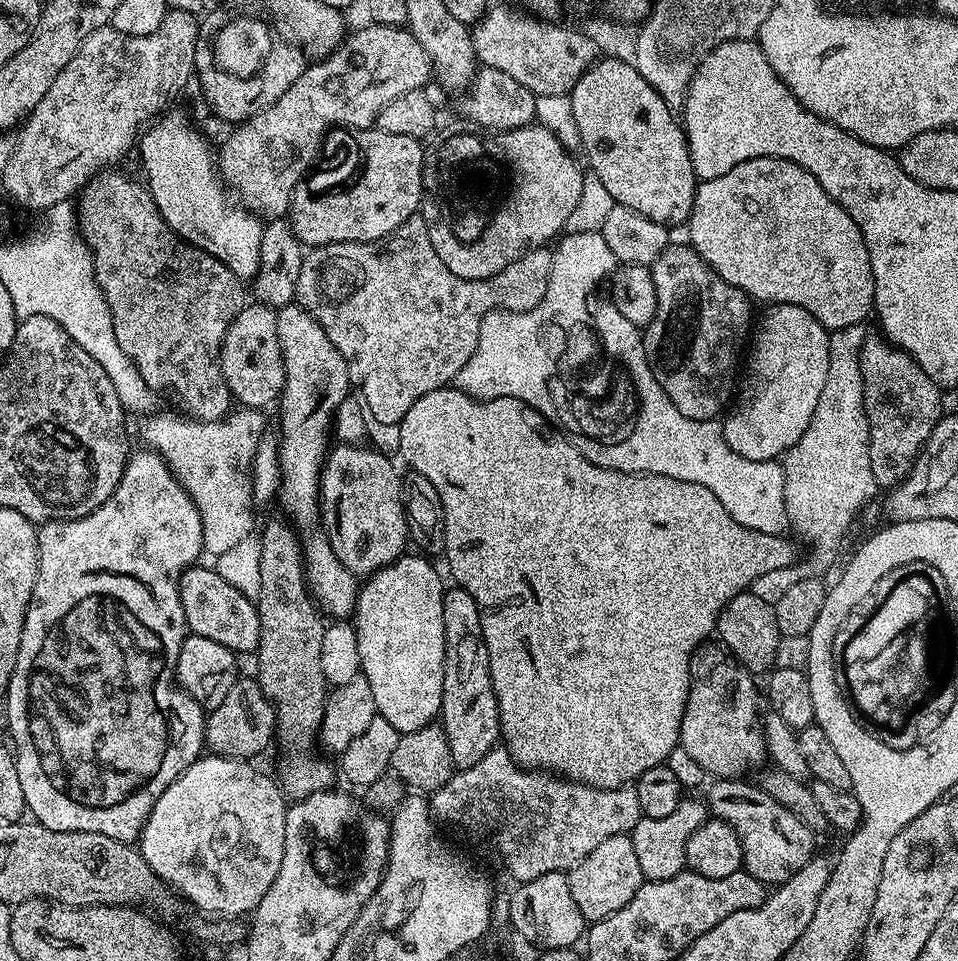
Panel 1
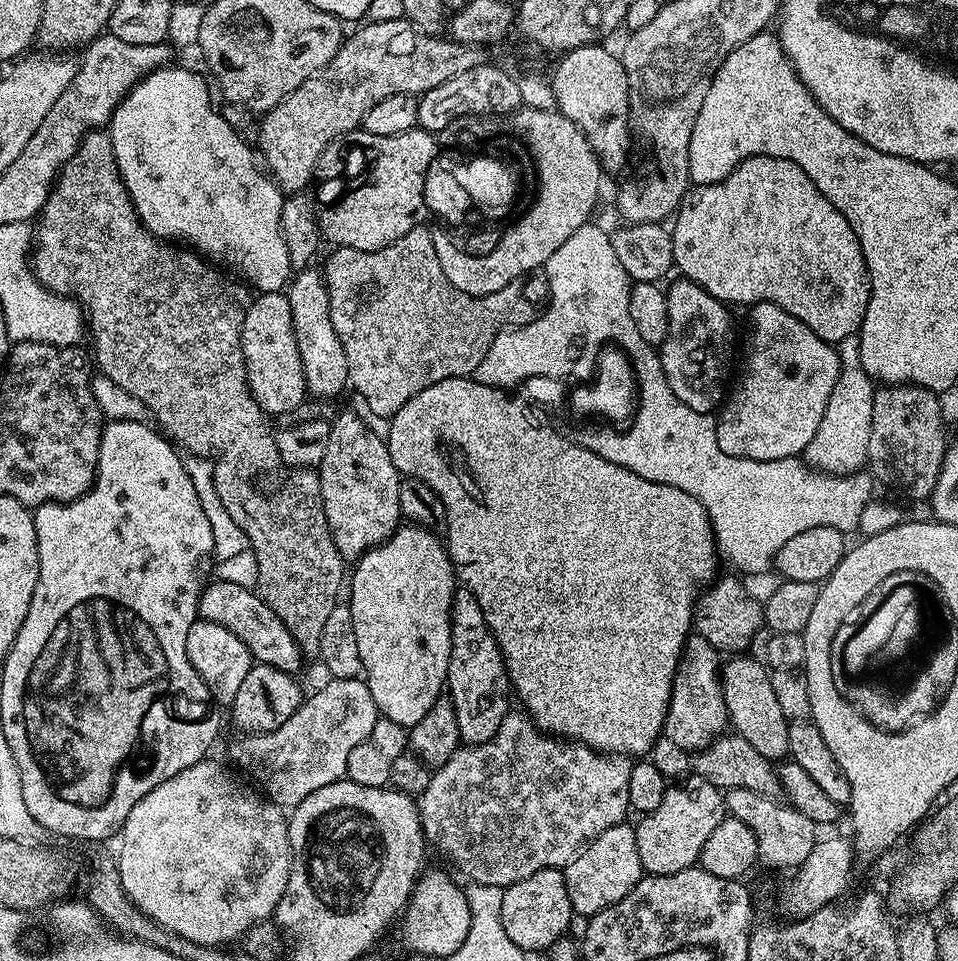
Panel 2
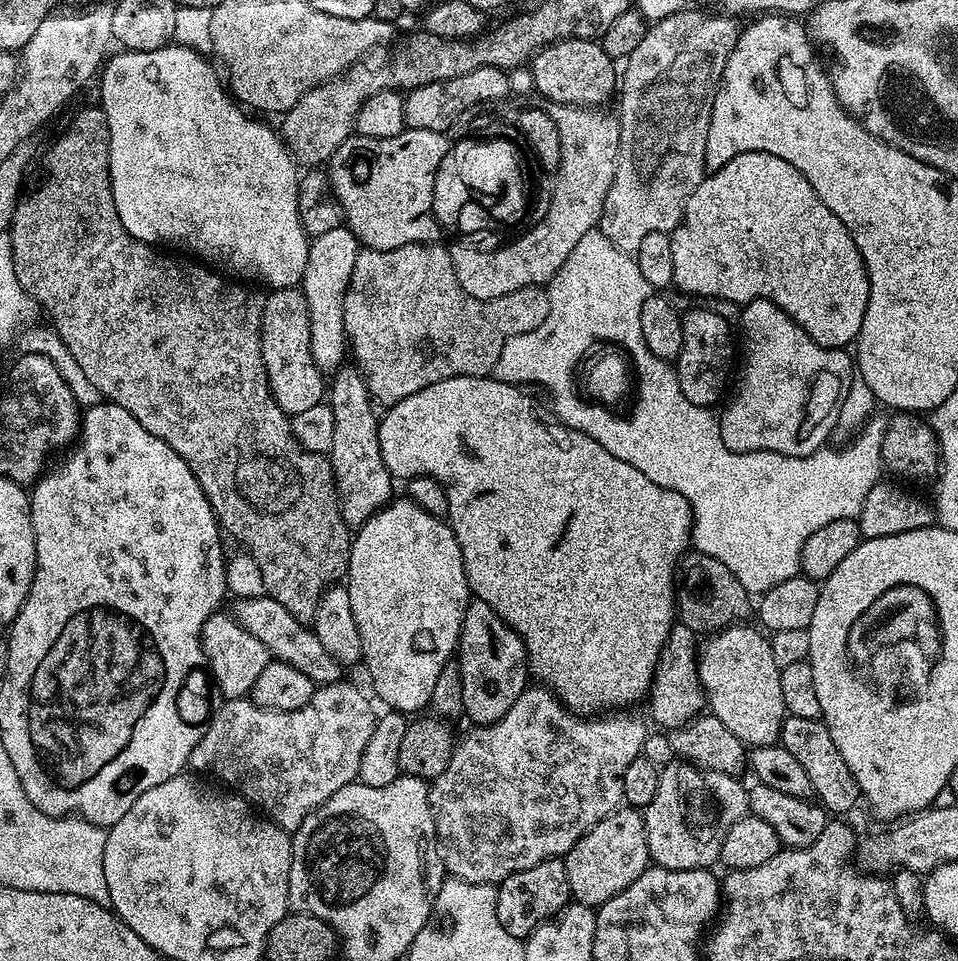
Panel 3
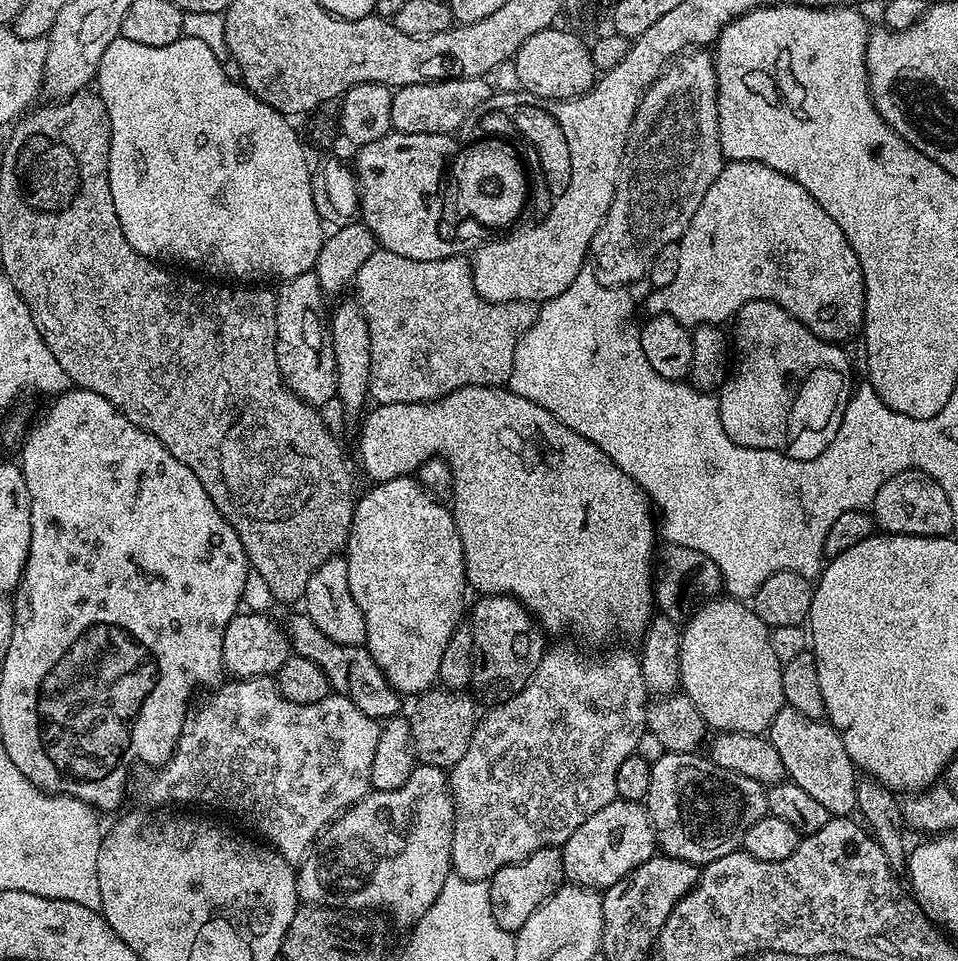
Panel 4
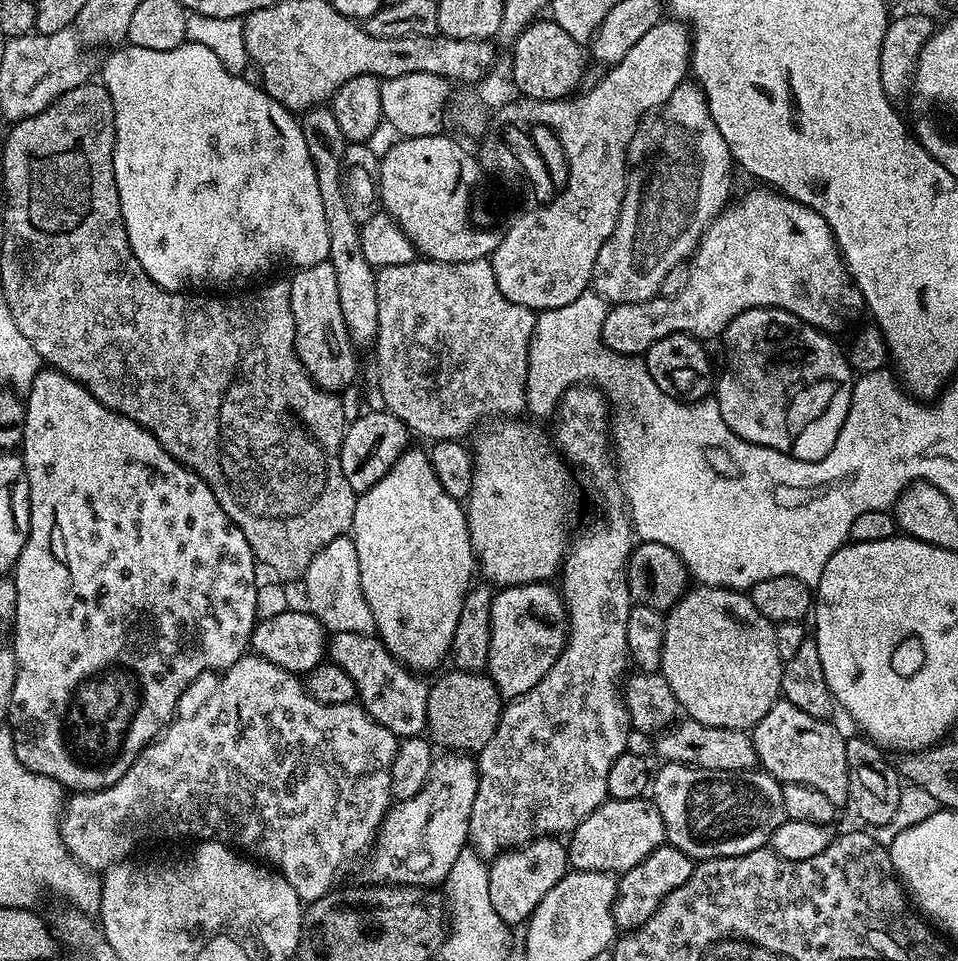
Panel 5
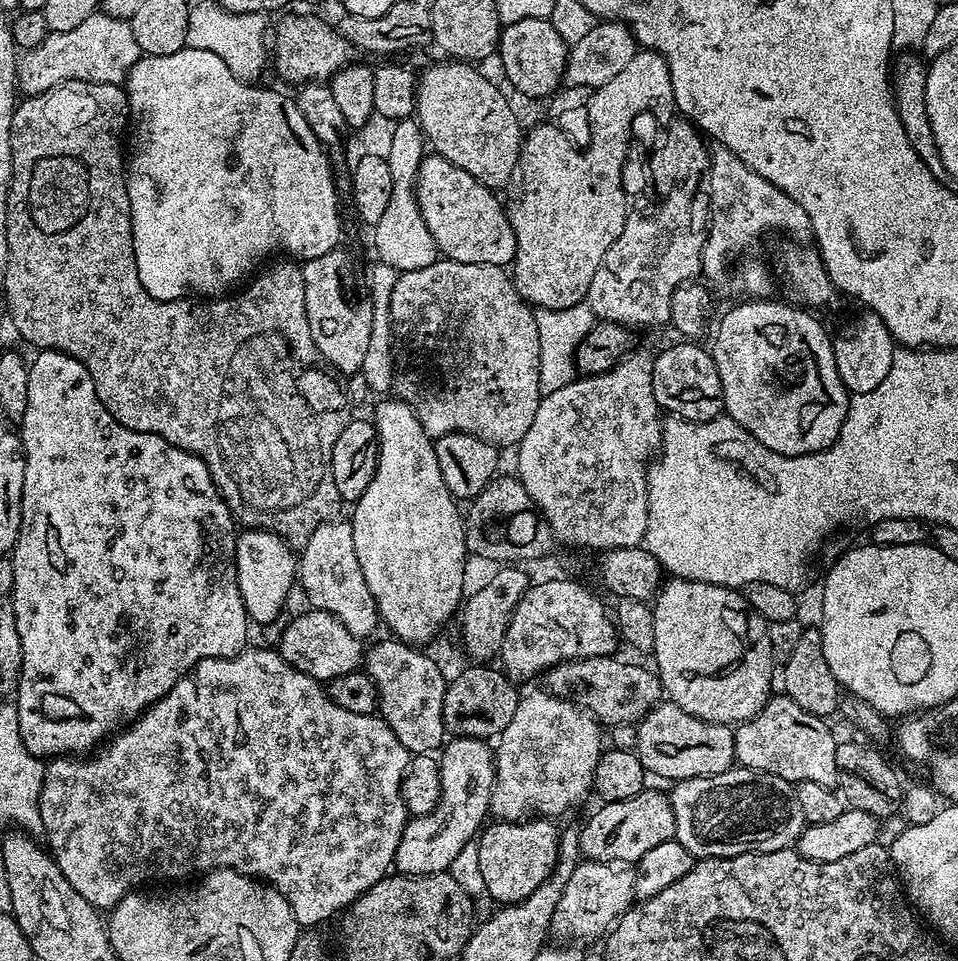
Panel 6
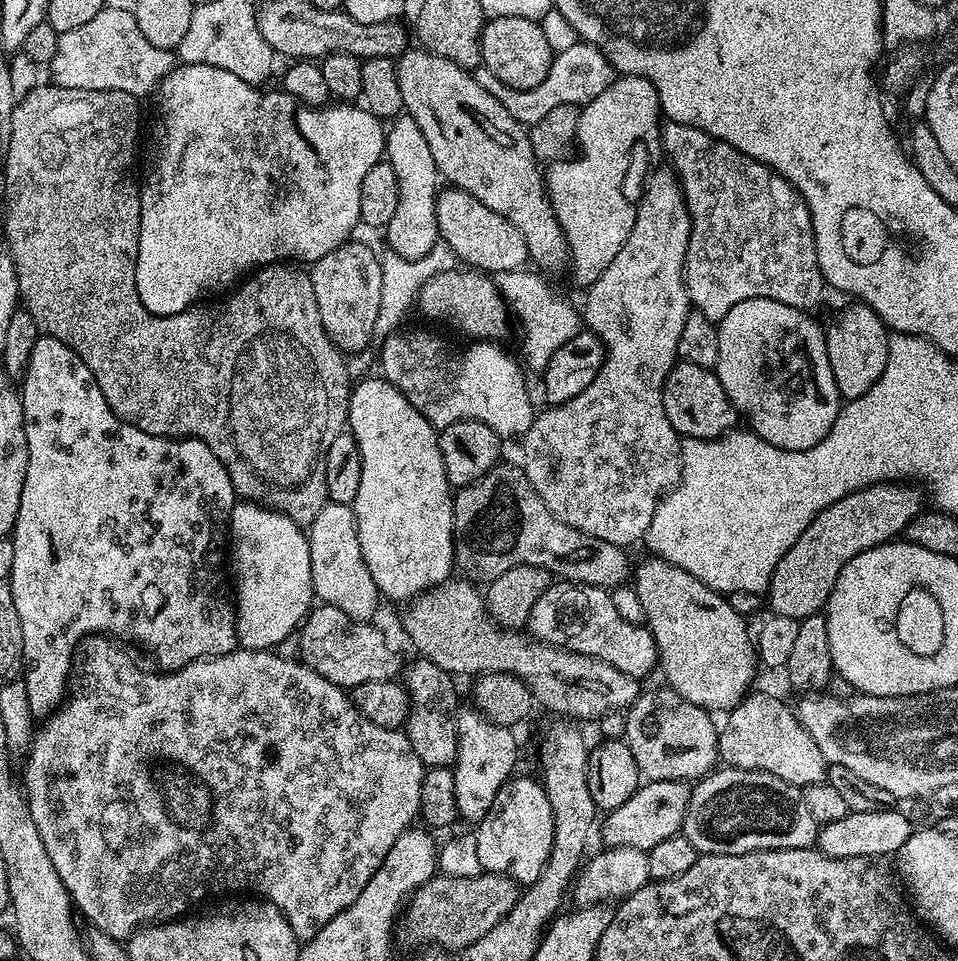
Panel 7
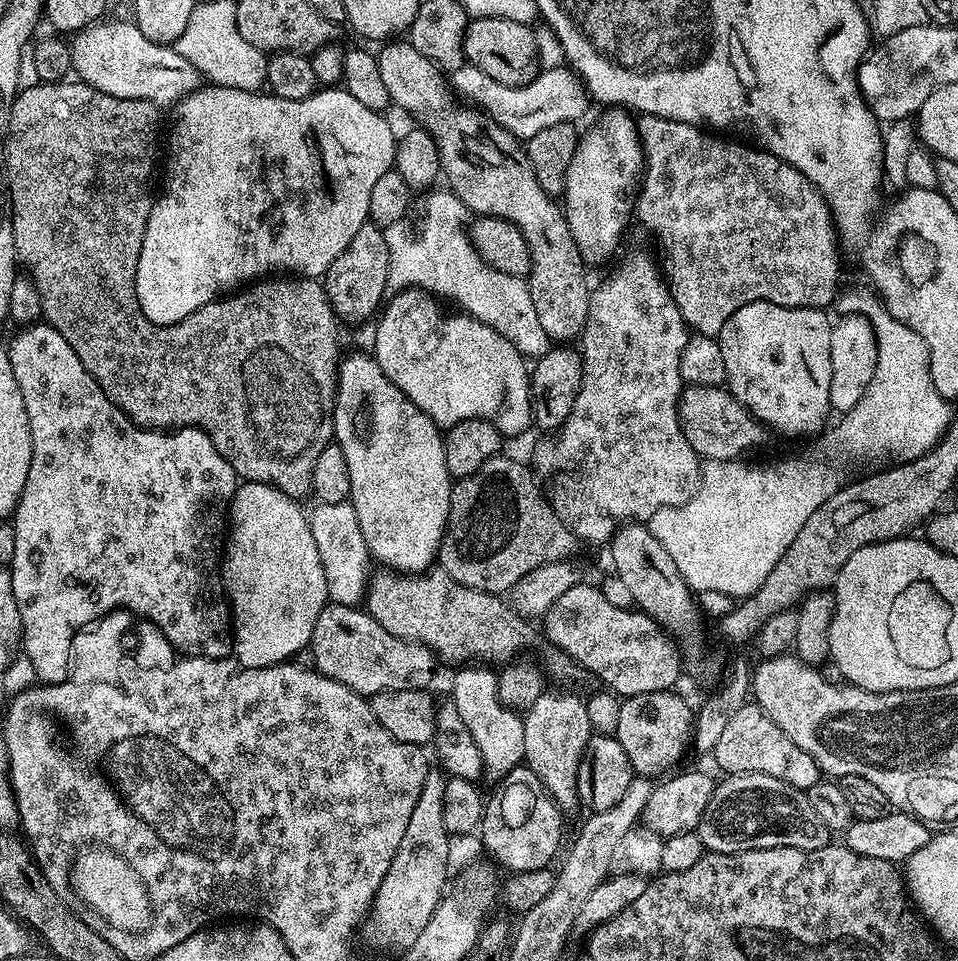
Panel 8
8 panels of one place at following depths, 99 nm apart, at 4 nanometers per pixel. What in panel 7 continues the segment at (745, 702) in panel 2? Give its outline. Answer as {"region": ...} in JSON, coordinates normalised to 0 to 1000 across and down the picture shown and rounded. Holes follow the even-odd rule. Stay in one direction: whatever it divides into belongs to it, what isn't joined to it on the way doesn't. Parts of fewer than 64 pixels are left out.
{"region":[[[688,581],[675,582],[663,588],[662,611],[666,626],[670,626],[672,649],[685,669],[688,698],[693,698],[697,707],[696,715],[716,726],[716,730],[736,737],[740,743],[759,742],[782,723],[785,707],[791,700],[787,662],[784,657],[781,659],[782,646],[762,631],[759,622],[724,601],[724,597]]]}

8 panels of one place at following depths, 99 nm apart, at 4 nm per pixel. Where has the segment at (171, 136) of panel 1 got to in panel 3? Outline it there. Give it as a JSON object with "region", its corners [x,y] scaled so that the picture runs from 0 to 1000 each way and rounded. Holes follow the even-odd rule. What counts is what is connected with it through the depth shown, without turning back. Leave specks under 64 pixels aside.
{"region":[[[183,44],[174,46],[172,50],[166,50],[165,52],[157,52],[156,54],[136,54],[133,52],[122,53],[120,56],[112,59],[111,66],[108,68],[106,74],[102,79],[102,87],[104,83],[104,104],[102,104],[102,110],[111,119],[111,131],[115,135],[115,164],[113,165],[113,172],[115,173],[115,189],[117,190],[117,201],[119,202],[119,214],[123,219],[123,227],[127,227],[127,235],[132,235],[132,239],[140,248],[144,248],[149,254],[157,254],[160,256],[171,256],[167,254],[176,254],[180,258],[193,258],[196,263],[199,264],[206,272],[212,273],[214,276],[220,277],[222,280],[229,281],[235,288],[245,289],[251,293],[267,293],[263,291],[272,291],[273,294],[280,296],[281,301],[285,300],[308,300],[312,297],[314,289],[317,287],[319,281],[319,268],[322,267],[322,255],[324,253],[324,247],[320,241],[317,240],[315,231],[313,230],[313,224],[311,223],[311,194],[313,193],[313,183],[309,175],[311,176],[310,168],[307,165],[304,158],[301,157],[301,153],[296,150],[296,144],[292,140],[291,136],[287,132],[284,133],[280,129],[275,129],[271,124],[266,120],[260,119],[239,97],[236,95],[235,88],[225,80],[225,75],[216,67],[214,59],[208,54],[192,50],[189,46]]]}

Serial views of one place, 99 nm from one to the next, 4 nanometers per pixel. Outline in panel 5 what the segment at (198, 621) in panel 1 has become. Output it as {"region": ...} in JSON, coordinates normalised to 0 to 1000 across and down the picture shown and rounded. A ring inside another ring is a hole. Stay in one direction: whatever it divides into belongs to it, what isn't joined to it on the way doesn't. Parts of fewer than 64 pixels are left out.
{"region":[[[346,659],[340,666],[340,683],[365,701],[375,732],[390,751],[403,755],[414,768],[437,766],[446,759],[448,709],[411,686],[396,662]]]}

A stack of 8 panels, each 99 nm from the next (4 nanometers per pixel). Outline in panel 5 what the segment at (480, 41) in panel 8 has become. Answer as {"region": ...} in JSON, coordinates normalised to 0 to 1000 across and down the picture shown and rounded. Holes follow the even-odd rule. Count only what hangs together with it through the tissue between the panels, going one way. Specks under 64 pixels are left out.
{"region":[[[564,19],[546,29],[533,47],[532,53],[535,58],[533,84],[544,101],[587,104],[596,101],[604,93],[605,82],[612,70],[611,51],[605,44],[591,35],[577,20]]]}

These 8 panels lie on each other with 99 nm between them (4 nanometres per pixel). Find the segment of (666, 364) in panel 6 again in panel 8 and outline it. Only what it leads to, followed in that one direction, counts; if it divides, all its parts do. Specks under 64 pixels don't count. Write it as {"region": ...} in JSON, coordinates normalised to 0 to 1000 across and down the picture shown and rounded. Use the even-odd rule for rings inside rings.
{"region":[[[723,400],[711,407],[708,424],[716,460],[720,460],[722,467],[736,480],[771,479],[780,476],[780,470],[797,458],[799,442],[759,406]]]}

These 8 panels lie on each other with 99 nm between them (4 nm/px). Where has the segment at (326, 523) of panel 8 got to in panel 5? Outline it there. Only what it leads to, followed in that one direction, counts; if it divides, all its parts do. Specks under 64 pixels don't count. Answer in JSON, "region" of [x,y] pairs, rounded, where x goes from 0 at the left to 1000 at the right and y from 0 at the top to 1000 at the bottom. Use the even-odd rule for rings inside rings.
{"region":[[[366,557],[349,560],[349,564],[340,564],[332,576],[324,585],[324,589],[318,593],[315,600],[317,608],[317,620],[322,623],[320,636],[334,644],[343,659],[360,658],[361,660],[382,660],[392,661],[392,648],[390,639],[382,626],[382,618],[378,618],[378,601],[374,597],[374,572],[370,568]]]}

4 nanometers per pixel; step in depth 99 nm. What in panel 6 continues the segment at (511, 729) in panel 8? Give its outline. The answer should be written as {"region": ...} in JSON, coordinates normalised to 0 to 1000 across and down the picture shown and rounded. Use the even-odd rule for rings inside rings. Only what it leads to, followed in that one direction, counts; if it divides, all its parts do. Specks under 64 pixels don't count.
{"region":[[[477,766],[462,775],[457,790],[461,810],[457,839],[449,847],[429,850],[415,876],[411,903],[423,912],[448,912],[468,906],[475,891],[482,886],[482,880],[498,873],[511,849],[511,826],[518,813],[515,779],[499,768]]]}

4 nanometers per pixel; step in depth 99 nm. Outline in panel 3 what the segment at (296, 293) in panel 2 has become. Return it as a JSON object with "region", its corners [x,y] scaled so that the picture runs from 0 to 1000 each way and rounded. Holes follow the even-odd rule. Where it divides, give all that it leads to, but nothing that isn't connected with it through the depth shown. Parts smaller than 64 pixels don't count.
{"region":[[[362,235],[327,246],[322,255],[319,281],[311,299],[317,305],[319,318],[324,325],[324,368],[328,368],[328,377],[339,389],[350,388],[361,375],[359,311],[372,266],[377,260],[376,251]]]}

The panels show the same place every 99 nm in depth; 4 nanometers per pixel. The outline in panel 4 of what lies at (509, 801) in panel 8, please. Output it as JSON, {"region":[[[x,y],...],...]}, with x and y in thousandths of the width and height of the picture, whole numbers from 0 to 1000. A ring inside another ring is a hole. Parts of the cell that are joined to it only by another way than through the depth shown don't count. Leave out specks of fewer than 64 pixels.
{"region":[[[567,882],[545,897],[524,901],[524,905],[517,907],[514,915],[508,917],[516,959],[520,959],[524,968],[539,971],[542,966],[549,964],[549,955],[553,955],[553,951],[557,951],[557,947],[562,947],[562,943],[573,937],[589,919],[585,882]]]}

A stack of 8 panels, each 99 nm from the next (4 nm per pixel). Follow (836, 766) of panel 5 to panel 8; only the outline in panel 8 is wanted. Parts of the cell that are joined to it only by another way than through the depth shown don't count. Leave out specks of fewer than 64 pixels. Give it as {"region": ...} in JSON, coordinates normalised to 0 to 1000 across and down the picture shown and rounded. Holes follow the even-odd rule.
{"region":[[[787,730],[776,733],[762,747],[762,752],[757,757],[756,763],[749,768],[749,776],[741,784],[742,790],[747,790],[749,798],[756,805],[778,805],[780,803],[790,803],[800,805],[804,810],[812,810],[825,818],[842,822],[850,818],[858,810],[858,804],[850,789],[841,785],[812,755],[801,745]]]}

